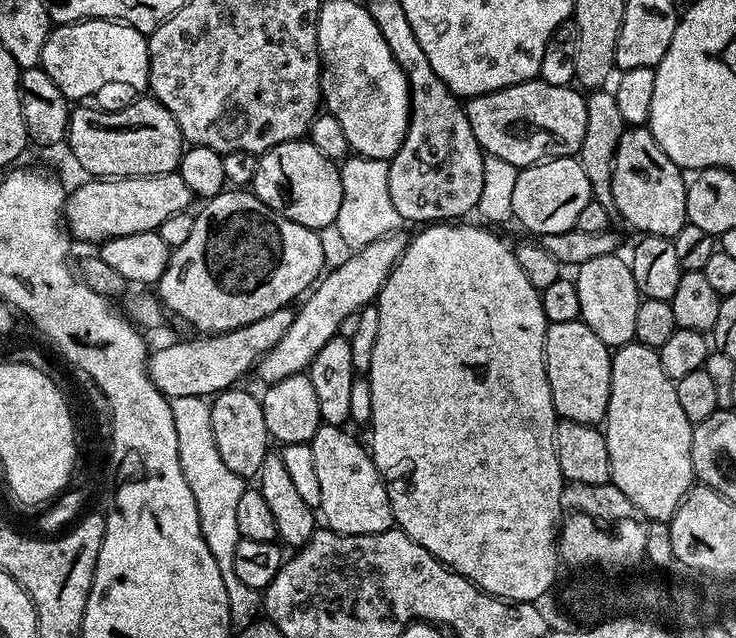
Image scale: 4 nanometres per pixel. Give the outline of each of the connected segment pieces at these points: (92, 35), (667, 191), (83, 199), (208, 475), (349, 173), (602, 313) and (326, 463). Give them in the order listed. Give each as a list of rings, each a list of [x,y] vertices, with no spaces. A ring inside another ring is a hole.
[[[88,19],[74,24],[62,24],[53,27],[46,38],[46,46],[42,46],[39,67],[43,68],[50,78],[54,78],[54,86],[62,90],[62,94],[70,102],[84,102],[87,96],[108,88],[111,84],[125,84],[128,88],[148,87],[148,36],[129,24],[121,24],[109,19]]]
[[[628,126],[625,127],[622,138],[618,142],[618,150],[616,157],[612,163],[612,208],[629,224],[632,228],[637,228],[637,233],[645,236],[667,236],[669,238],[678,234],[678,230],[682,230],[682,226],[688,223],[688,215],[686,214],[686,190],[688,189],[686,183],[685,173],[681,168],[675,164],[671,158],[662,150],[662,146],[658,146],[658,142],[652,137],[652,133],[644,126]]]
[[[167,172],[159,178],[88,178],[85,181],[81,188],[73,192],[71,189],[65,199],[63,223],[73,237],[81,236],[84,240],[95,242],[158,230],[170,214],[185,211],[188,203],[194,200],[191,190],[185,188],[176,172]]]
[[[202,396],[171,398],[170,403],[174,414],[174,430],[178,430],[178,458],[182,462],[182,474],[194,494],[206,546],[210,546],[210,554],[214,554],[214,562],[218,562],[222,571],[231,573],[234,550],[241,539],[237,511],[238,498],[246,487],[245,481],[234,475],[216,453],[214,430],[210,422],[211,403]]]
[[[352,156],[343,161],[340,169],[342,204],[334,228],[348,249],[364,248],[370,242],[397,231],[403,220],[391,201],[387,161]]]
[[[620,254],[590,258],[575,269],[574,279],[578,286],[578,306],[580,319],[586,327],[594,330],[598,338],[609,348],[615,350],[624,344],[635,341],[634,318],[638,315],[638,306],[642,299],[638,286],[634,282],[632,265]]]
[[[321,423],[311,440],[314,467],[322,490],[318,512],[329,529],[344,536],[365,536],[386,532],[393,527],[392,507],[384,479],[372,460],[371,451],[364,448],[343,427]]]

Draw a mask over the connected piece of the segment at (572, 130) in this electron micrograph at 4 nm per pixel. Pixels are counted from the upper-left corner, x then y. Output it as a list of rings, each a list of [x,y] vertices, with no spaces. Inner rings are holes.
[[[539,78],[473,96],[467,101],[466,111],[474,138],[489,156],[497,156],[510,162],[515,168],[529,168],[541,160],[553,160],[559,156],[576,156],[582,146],[582,134],[586,134],[586,96],[572,86],[550,86]]]

